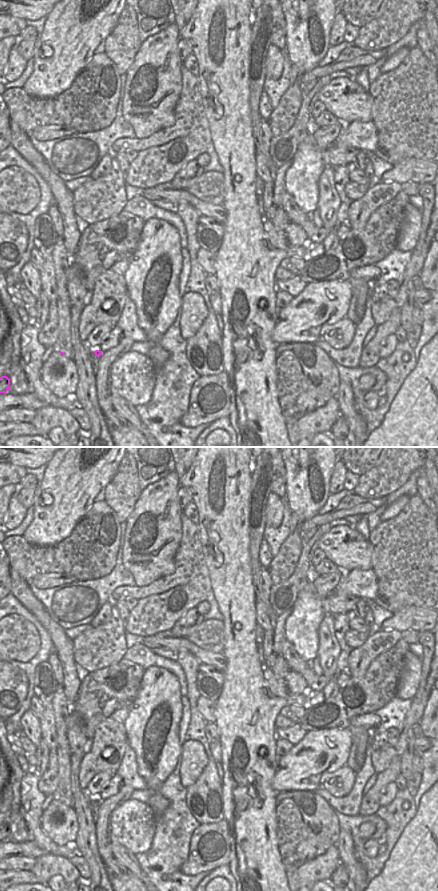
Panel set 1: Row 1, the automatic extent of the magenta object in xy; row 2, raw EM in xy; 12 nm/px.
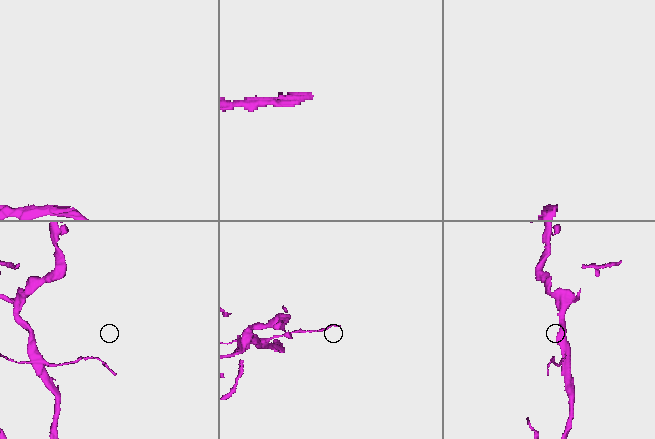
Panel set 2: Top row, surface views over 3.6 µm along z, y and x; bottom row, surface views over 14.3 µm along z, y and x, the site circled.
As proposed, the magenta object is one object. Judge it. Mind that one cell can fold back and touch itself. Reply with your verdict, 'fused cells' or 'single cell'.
fused cells

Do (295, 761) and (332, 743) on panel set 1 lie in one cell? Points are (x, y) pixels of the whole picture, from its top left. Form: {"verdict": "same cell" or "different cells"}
{"verdict": "same cell"}

